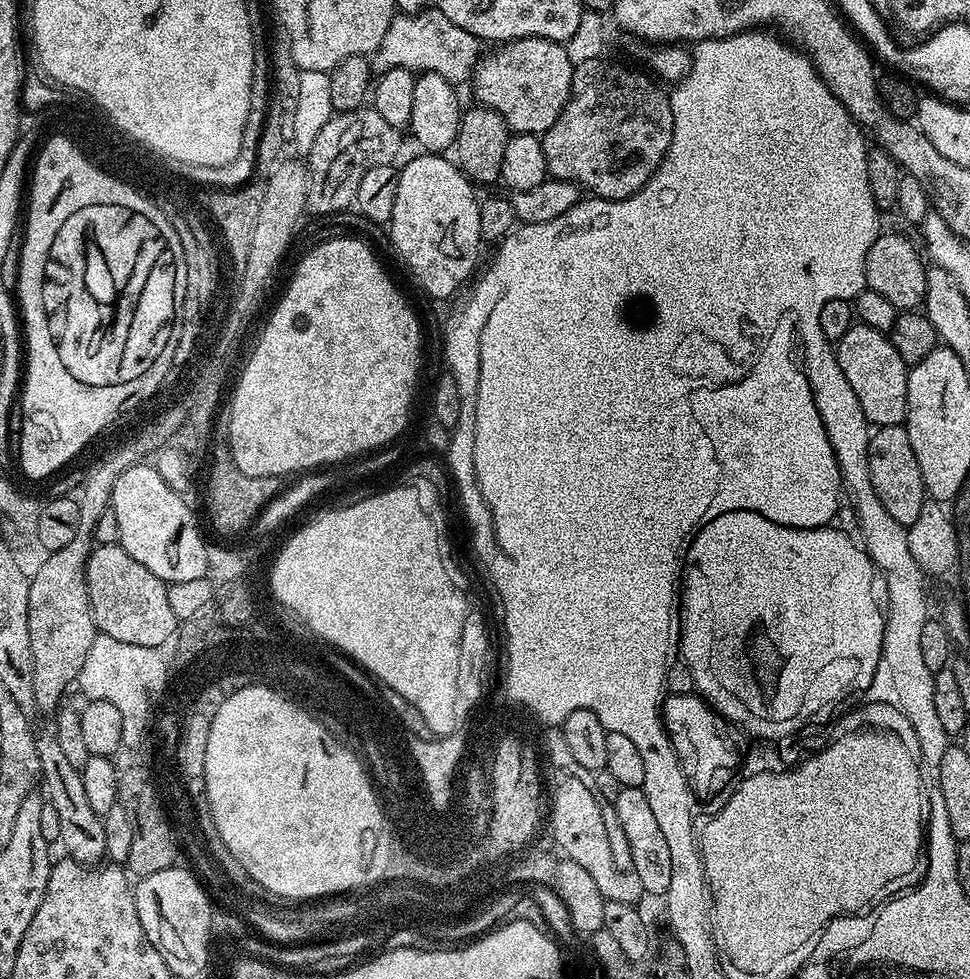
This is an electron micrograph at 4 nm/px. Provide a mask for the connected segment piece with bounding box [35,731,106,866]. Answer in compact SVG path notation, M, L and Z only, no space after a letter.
M51 731L35 733L36 749L40 759L40 775L43 795L47 803L54 805L59 817L59 847L64 847L67 859L77 860L80 864L96 866L106 857L106 830L104 818L90 806L86 798L86 790L82 787L80 769L70 766L70 761L62 754L62 746L58 746L55 735Z

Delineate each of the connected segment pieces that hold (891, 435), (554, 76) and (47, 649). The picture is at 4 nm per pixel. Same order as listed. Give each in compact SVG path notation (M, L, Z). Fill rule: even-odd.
M904 424L876 428L868 443L868 477L874 494L882 506L894 518L894 522L905 526L918 519L918 513L926 502L922 470L918 470L918 458L914 458L914 446L910 446L910 434Z
M518 38L501 43L497 52L485 55L471 75L470 87L476 91L476 96L483 107L494 110L506 122L506 126L513 133L525 132L531 136L543 134L558 122L558 114L572 97L572 64L567 56L564 44L559 44L546 38Z
M128 456L104 464L104 468L87 469L84 485L78 493L78 534L62 550L50 552L39 573L28 581L28 629L30 654L34 658L34 698L41 713L55 713L68 687L77 683L82 662L94 646L98 634L88 597L88 557L94 547L94 533L98 518L109 511L114 482L128 469Z

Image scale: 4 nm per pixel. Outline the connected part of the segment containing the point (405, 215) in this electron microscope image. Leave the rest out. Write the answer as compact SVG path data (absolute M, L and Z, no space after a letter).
M419 155L399 169L398 194L390 221L392 244L424 287L425 294L444 300L454 295L476 268L482 248L479 236L481 201L476 198L473 181L447 155Z

